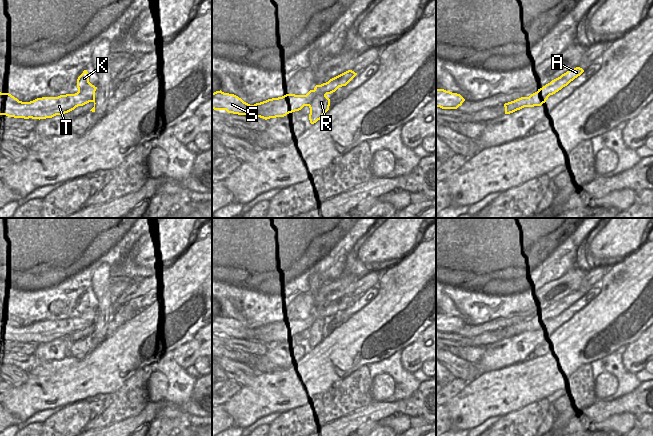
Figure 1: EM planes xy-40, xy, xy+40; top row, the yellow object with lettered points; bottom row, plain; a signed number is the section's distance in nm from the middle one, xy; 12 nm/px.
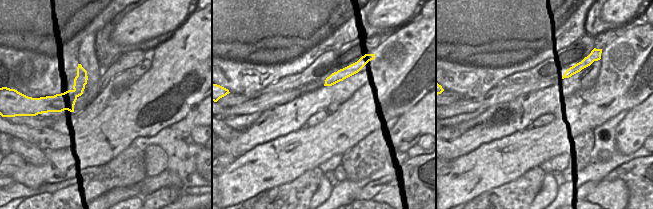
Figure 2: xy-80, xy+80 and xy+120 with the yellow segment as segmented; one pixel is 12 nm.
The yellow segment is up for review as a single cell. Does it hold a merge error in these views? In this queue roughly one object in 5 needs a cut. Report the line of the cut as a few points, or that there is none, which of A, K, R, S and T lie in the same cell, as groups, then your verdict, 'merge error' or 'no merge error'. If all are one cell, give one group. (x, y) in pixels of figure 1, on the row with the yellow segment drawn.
no cut | A K R S T | no merge error

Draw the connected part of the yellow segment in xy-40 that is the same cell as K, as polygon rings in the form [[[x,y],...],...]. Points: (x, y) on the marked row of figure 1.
[[[87,70],[77,79],[78,92],[60,95],[58,97],[42,97],[30,102],[22,102],[9,93],[0,92],[0,115],[24,119],[46,119],[62,115],[83,106],[94,103],[90,110],[95,112],[95,91],[97,87],[89,82]]]

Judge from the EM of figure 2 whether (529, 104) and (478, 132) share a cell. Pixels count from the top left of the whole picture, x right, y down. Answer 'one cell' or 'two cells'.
one cell

